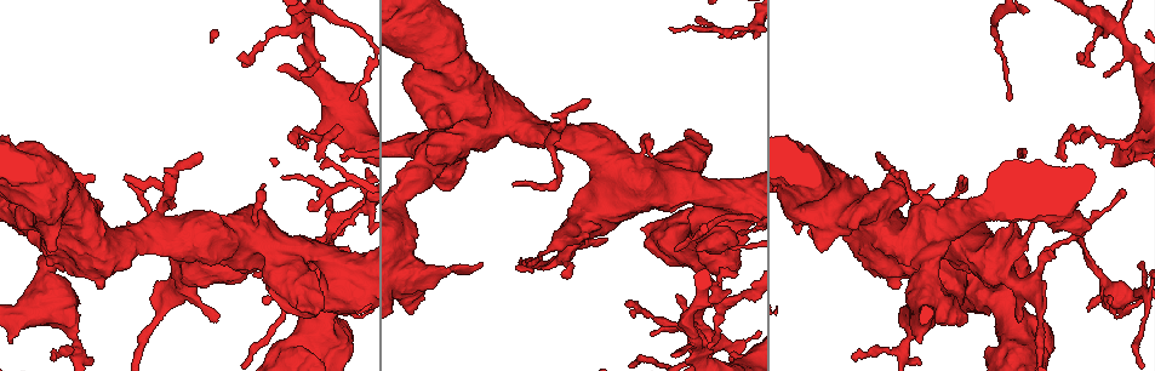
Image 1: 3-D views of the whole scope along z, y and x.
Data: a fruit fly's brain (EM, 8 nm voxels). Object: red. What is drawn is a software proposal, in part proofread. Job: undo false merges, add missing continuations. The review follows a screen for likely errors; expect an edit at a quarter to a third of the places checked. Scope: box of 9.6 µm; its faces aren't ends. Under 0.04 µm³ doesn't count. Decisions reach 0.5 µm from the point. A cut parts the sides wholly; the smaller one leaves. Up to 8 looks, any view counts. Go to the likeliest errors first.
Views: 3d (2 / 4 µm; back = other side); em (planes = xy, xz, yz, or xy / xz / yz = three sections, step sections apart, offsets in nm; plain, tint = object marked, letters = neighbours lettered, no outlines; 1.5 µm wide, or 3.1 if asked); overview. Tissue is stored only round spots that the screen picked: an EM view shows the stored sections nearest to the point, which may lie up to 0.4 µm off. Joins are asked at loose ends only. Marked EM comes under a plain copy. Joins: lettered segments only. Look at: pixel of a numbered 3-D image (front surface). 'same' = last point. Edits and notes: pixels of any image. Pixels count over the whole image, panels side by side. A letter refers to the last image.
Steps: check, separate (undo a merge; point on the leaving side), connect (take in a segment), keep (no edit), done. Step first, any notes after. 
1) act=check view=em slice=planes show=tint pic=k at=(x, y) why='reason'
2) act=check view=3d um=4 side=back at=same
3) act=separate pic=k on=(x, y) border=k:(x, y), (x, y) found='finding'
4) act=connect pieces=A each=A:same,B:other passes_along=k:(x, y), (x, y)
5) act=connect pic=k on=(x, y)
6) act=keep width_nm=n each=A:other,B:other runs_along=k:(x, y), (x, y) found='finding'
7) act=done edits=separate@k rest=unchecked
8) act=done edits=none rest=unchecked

act=check view=3d um=4 pic=1 at=(344, 160) why='an open end'

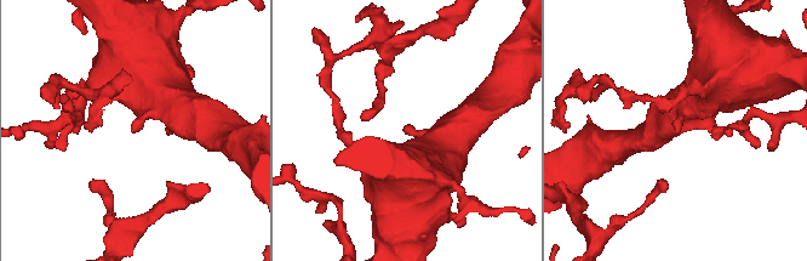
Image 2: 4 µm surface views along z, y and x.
act=check view=em slice=xy step=8 show=letters pic=2 at=(677, 130) why='shape alone is not enough'

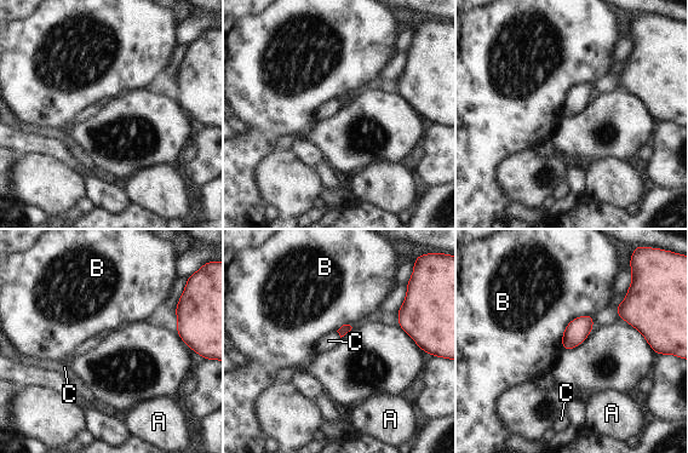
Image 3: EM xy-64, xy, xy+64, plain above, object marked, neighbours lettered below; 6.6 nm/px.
act=keep each=A:other,B:other,C:other found='no lettered segment goes on from it'

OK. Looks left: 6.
act=check view=em slice=xz step=4 show=tint pic=1 at=(1089, 308) why='free end'

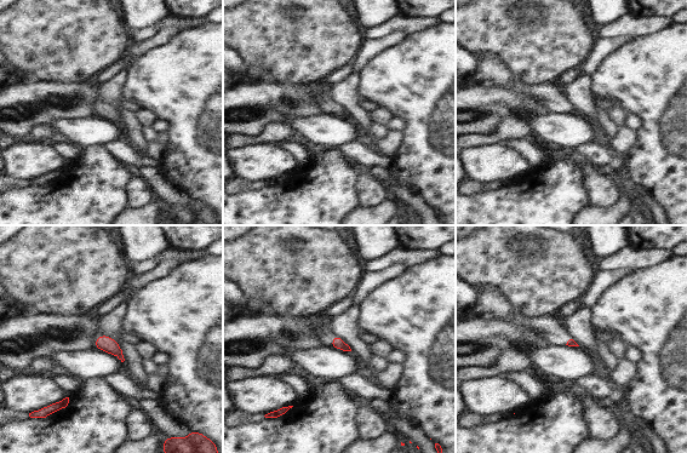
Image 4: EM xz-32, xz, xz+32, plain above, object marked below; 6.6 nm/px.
act=check view=em slice=xz step=4 show=letters at=same why='what lies round it'

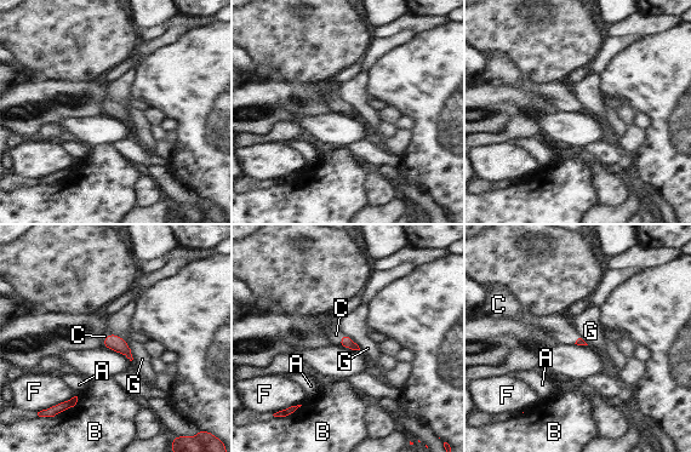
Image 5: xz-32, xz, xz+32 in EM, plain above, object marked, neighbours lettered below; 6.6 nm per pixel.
act=connect pic=5 on=(336, 335) each=A:other,B:other,C:same,F:other,G:other found='the cell continues'

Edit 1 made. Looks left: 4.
act=check view=em slice=planes show=letters pic=1 at=(810, 235) why='tapers out'

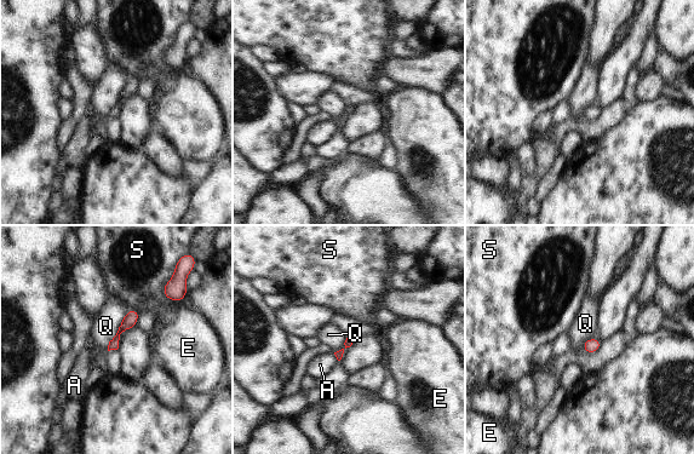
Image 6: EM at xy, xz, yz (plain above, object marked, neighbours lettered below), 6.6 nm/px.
act=keep each=A:other,E:other,Q:other,S:other border=6:(127, 311), (107, 350) found='no lettered segment goes on from it'

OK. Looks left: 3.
act=done edits=connect@5 rest=unchecked

